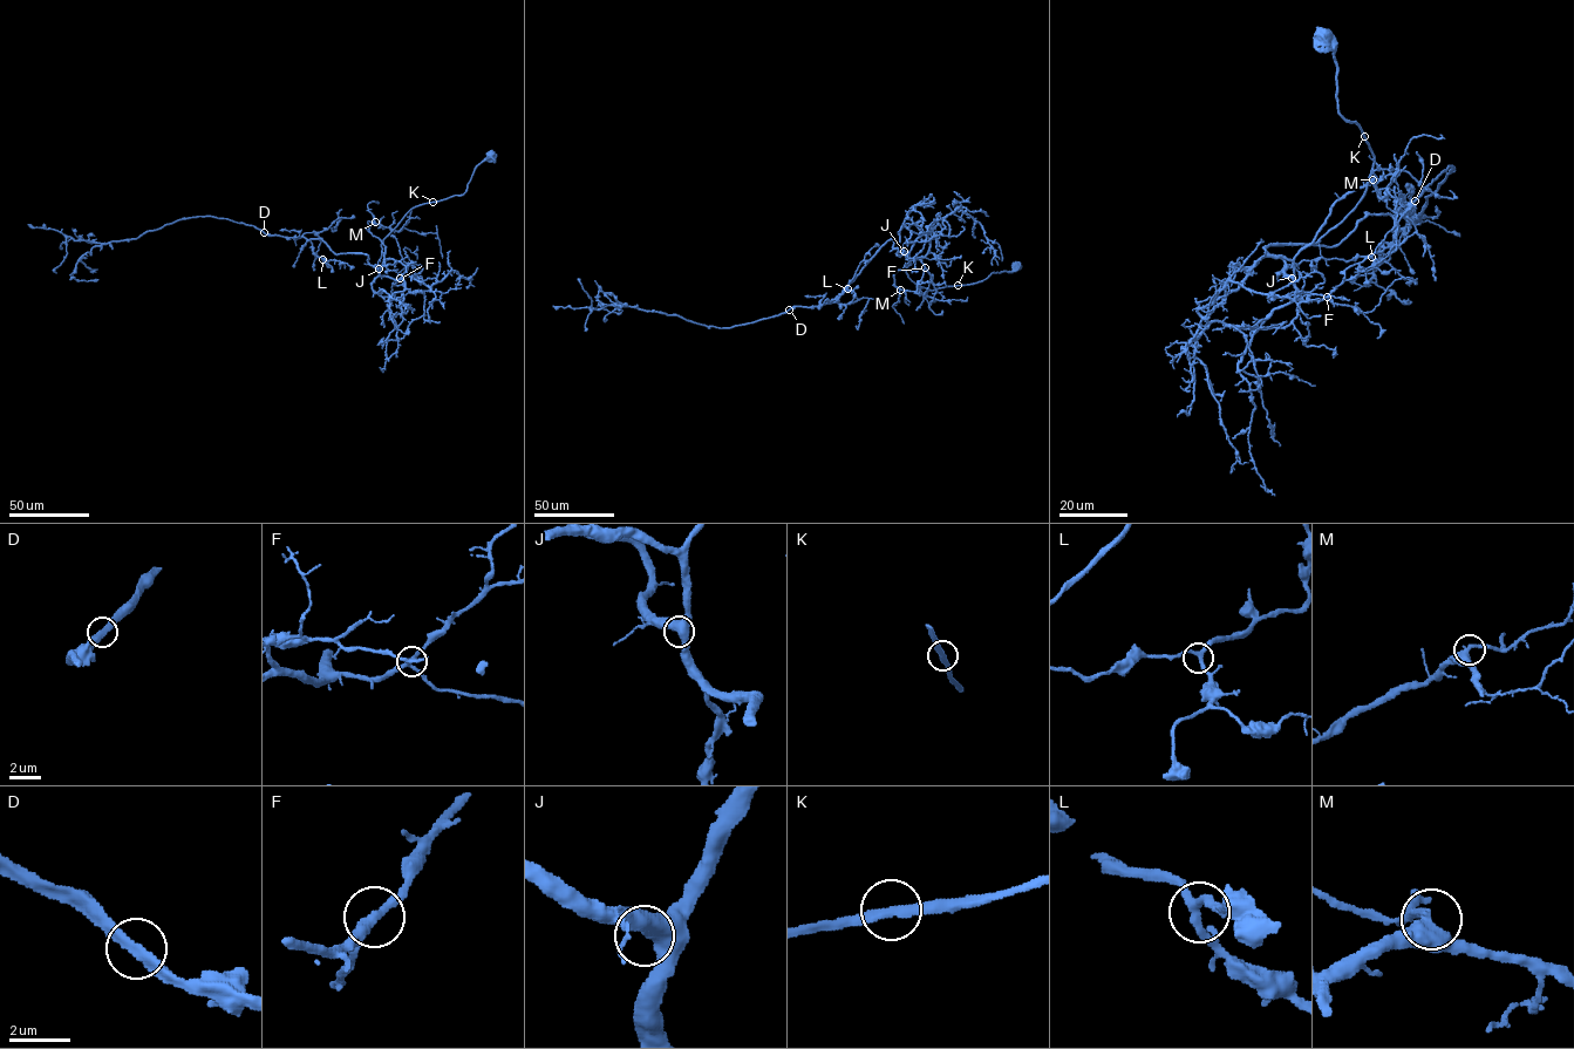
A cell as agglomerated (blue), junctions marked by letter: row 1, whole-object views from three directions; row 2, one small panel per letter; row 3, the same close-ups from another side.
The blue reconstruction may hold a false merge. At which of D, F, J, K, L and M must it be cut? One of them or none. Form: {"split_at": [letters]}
{"split_at": []}

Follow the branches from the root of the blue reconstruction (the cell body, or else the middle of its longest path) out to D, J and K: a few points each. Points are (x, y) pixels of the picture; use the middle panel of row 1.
D: (1015, 266), (975, 283), (929, 290), (908, 277), (908, 252), (893, 249), (891, 238), (835, 299), (789, 310)
J: (1015, 266), (1010, 271), (993, 272), (975, 283), (929, 290), (908, 277), (908, 252), (904, 251)
K: (1015, 266), (1010, 271), (993, 272), (982, 280), (958, 285)

